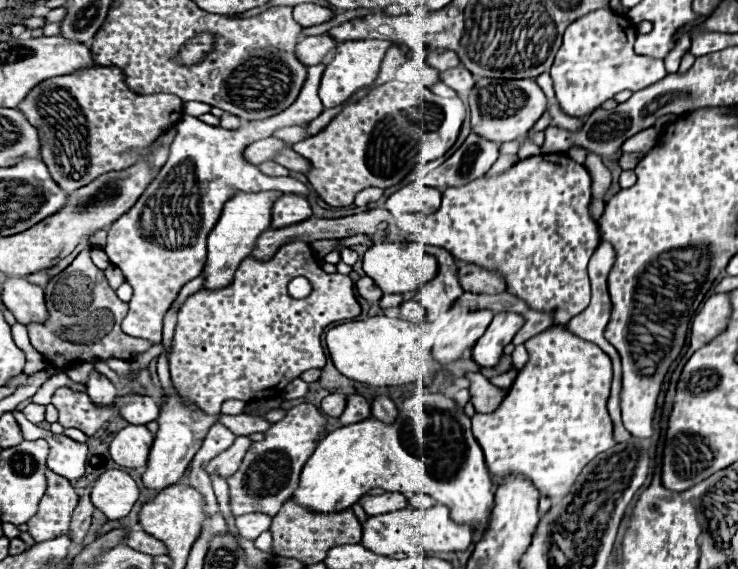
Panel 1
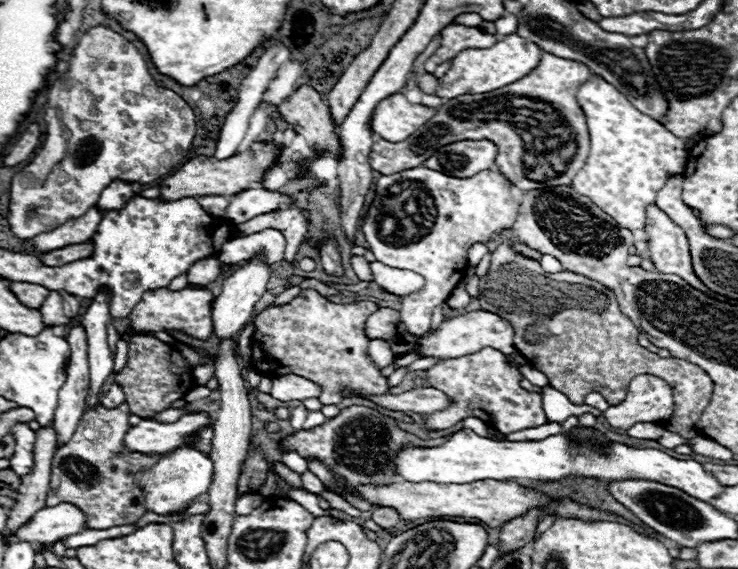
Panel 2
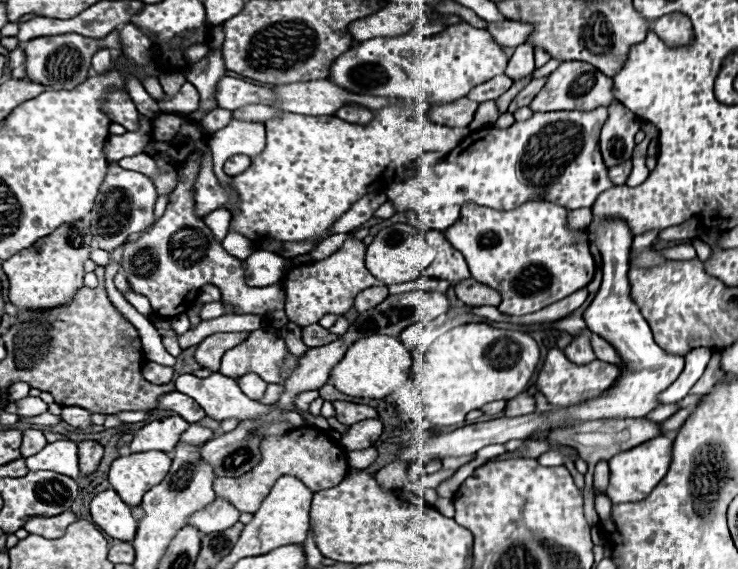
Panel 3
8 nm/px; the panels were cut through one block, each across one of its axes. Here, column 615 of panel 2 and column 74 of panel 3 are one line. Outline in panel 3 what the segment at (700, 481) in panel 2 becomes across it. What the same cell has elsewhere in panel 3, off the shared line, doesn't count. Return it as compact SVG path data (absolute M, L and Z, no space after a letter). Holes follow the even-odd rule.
M72 440L50 442L38 454L24 458L24 462L26 462L28 472L50 470L50 472L58 472L58 474L64 474L64 476L70 476L70 478L80 476L78 446Z

